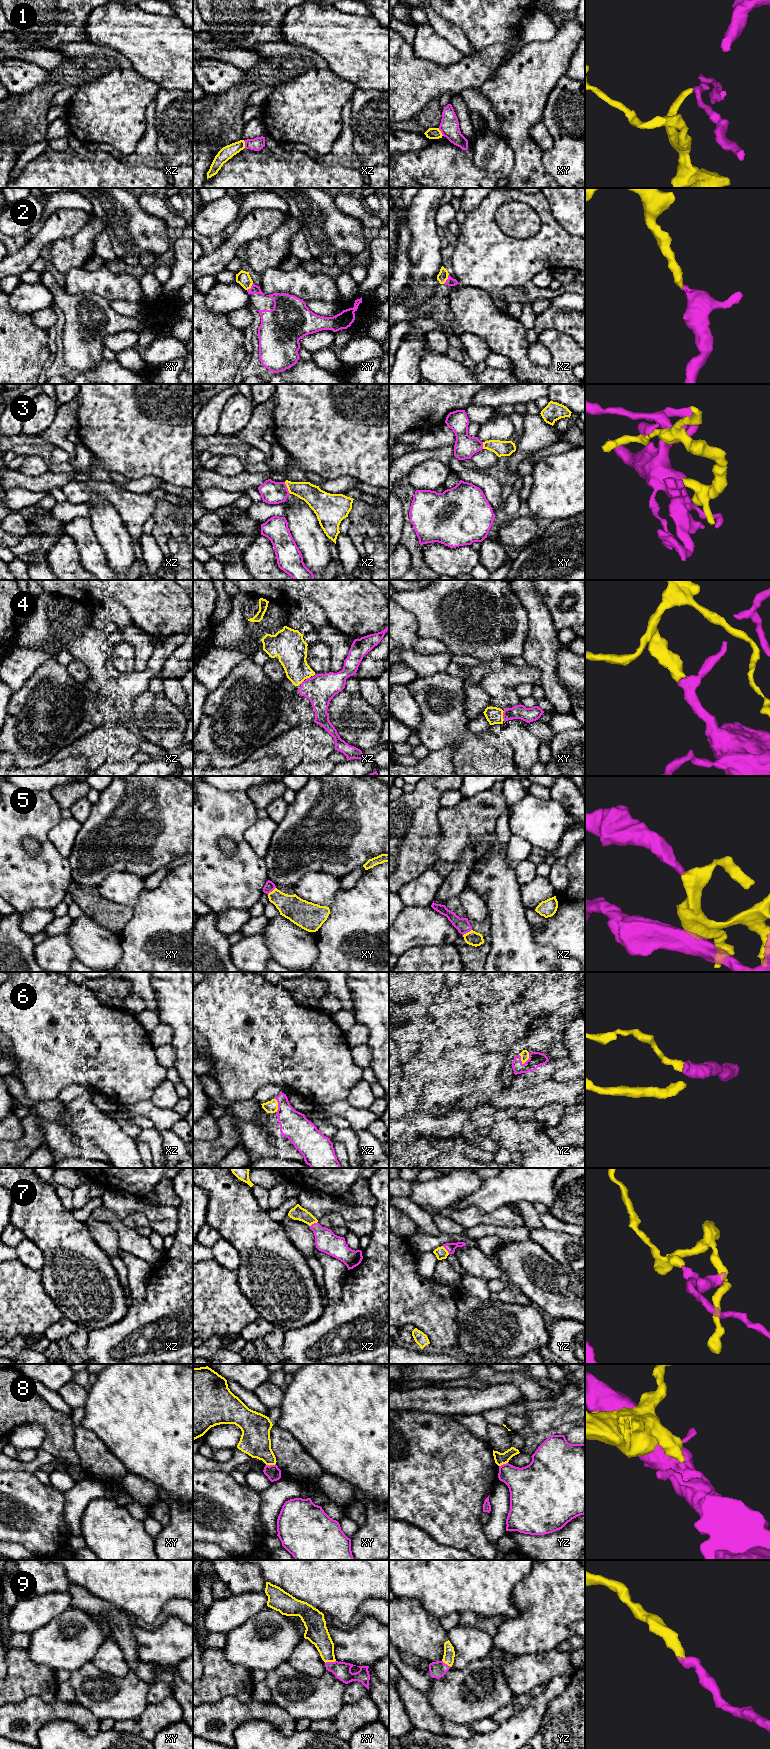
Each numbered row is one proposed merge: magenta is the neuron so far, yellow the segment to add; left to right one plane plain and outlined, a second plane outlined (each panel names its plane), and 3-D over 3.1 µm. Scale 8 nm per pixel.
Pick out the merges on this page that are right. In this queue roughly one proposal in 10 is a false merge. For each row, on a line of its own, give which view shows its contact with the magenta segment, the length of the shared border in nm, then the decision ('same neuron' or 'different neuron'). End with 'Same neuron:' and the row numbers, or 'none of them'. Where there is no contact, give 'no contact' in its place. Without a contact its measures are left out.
1: meets magenta in xz; contact 70 nm long; different neuron
2: meets magenta in xz; contact 90 nm long; same neuron
3: meets magenta in xz; contact 110 nm long; same neuron
4: meets magenta in xy; contact 80 nm long; same neuron
5: meets magenta in xz; contact 90 nm long; same neuron
6: meets magenta in yz; contact 110 nm long; same neuron
7: meets magenta in xz; contact 80 nm long; same neuron
8: meets magenta in xy; contact 80 nm long; different neuron
9: meets magenta in xy; contact 90 nm long; same neuron
Same neuron: 2, 3, 4, 5, 6, 7, 9

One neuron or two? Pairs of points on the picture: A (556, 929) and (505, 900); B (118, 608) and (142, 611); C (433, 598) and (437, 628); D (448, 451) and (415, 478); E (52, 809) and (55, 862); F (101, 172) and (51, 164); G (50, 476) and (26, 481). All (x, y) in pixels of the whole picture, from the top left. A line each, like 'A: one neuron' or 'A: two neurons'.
A: two neurons
B: two neurons
C: one neuron
D: two neurons
E: one neuron
F: one neuron
G: one neuron

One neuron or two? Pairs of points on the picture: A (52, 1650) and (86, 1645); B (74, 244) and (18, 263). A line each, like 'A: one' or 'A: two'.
A: one
B: two

